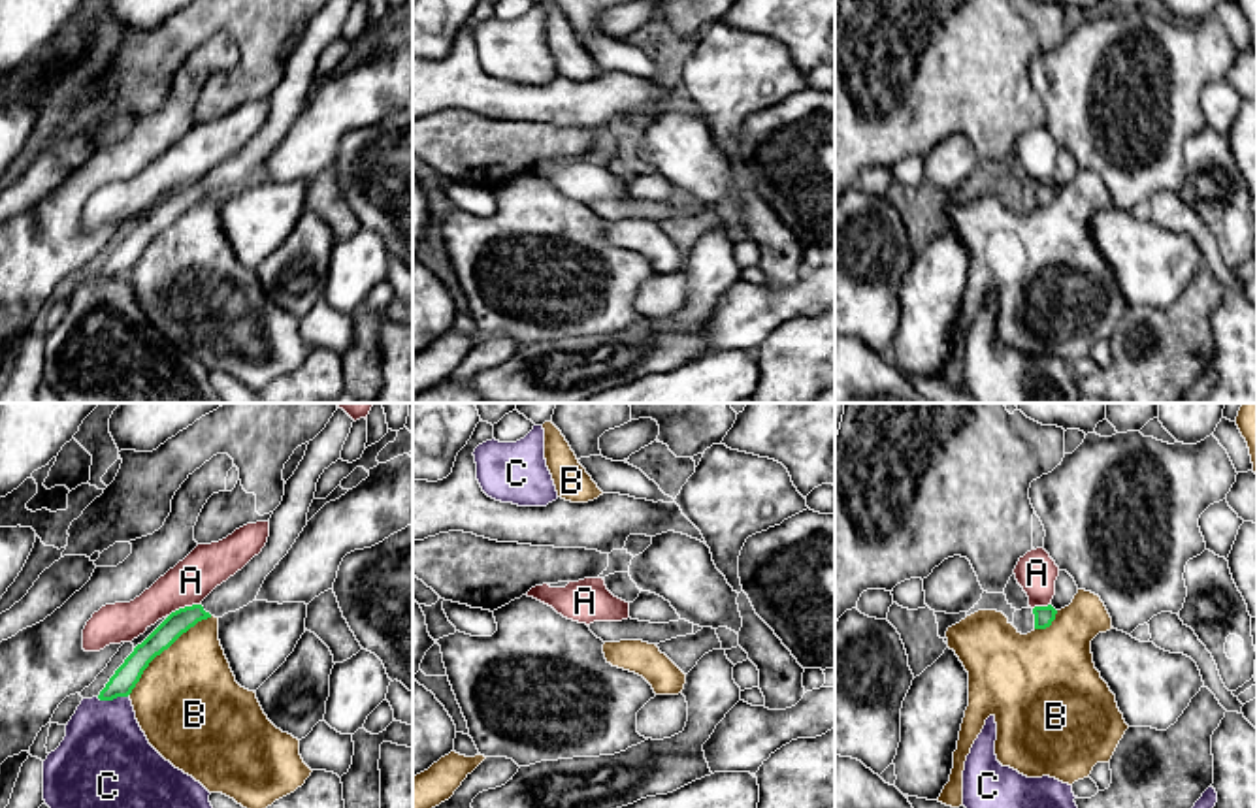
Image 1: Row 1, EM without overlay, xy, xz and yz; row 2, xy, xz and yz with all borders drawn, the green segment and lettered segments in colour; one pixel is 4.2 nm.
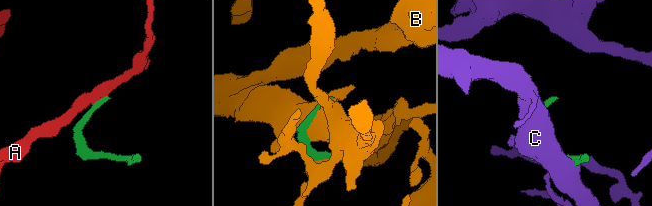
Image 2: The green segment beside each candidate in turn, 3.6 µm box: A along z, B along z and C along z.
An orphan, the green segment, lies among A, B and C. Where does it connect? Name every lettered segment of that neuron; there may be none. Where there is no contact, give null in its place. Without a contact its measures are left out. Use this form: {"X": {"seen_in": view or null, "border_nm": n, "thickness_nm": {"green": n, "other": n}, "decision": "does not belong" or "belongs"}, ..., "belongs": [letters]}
{"A": {"seen_in": "xy", "border_nm": 160, "thickness_nm": {"green": 100, "other": 190}, "decision": "does not belong"}, "B": {"seen_in": "xy", "border_nm": 480, "thickness_nm": {"green": 110, "other": 460}, "decision": "does not belong"}, "C": {"seen_in": "xy", "border_nm": 140, "thickness_nm": {"green": 110, "other": 380}, "decision": "does not belong"}, "belongs": []}

